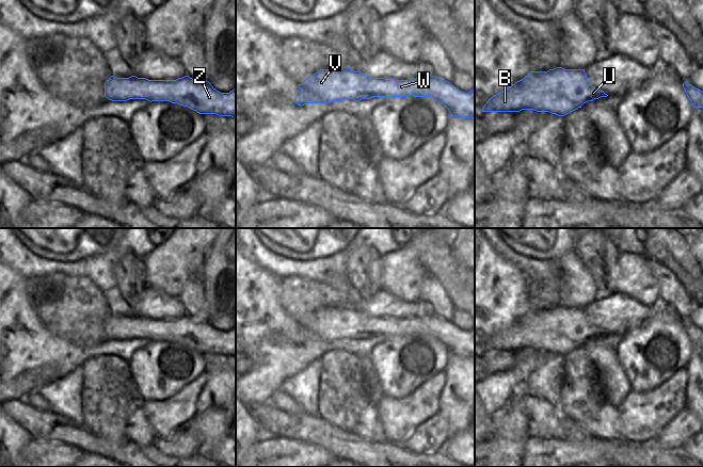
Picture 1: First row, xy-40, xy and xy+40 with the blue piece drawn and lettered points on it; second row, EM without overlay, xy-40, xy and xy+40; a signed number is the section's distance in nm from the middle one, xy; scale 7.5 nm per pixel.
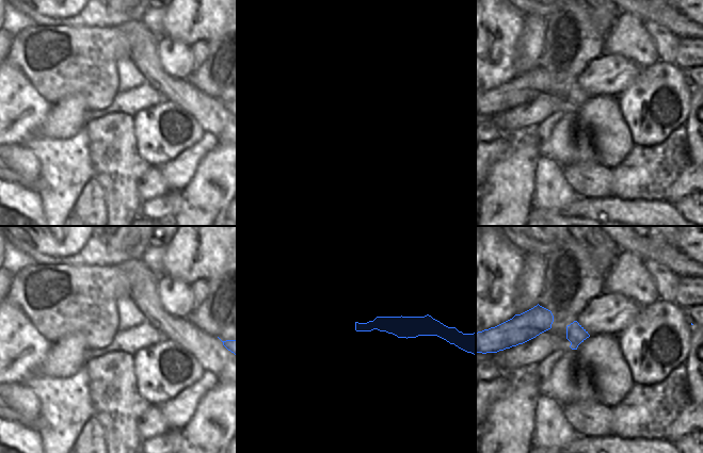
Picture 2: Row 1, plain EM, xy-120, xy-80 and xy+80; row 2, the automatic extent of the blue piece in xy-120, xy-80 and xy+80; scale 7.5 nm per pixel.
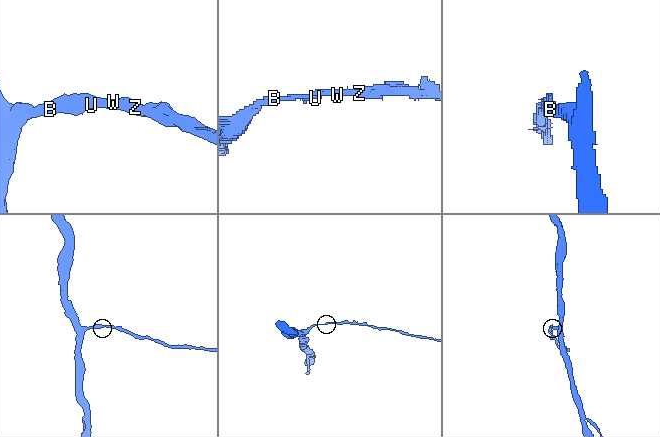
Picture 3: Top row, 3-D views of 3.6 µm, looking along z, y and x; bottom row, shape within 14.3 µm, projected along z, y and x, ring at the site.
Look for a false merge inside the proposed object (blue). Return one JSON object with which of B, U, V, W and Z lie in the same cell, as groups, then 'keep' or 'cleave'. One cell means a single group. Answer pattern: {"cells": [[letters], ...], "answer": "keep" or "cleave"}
{"cells": [["B", "U", "V", "W", "Z"]], "answer": "keep"}

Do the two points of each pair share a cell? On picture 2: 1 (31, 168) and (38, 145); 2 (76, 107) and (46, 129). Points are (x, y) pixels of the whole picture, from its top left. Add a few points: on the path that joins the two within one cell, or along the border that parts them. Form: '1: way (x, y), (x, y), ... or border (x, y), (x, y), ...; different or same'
1: border (13, 143), (25, 144), (36, 156), (40, 178); different
2: way (68, 114), (53, 127); same

